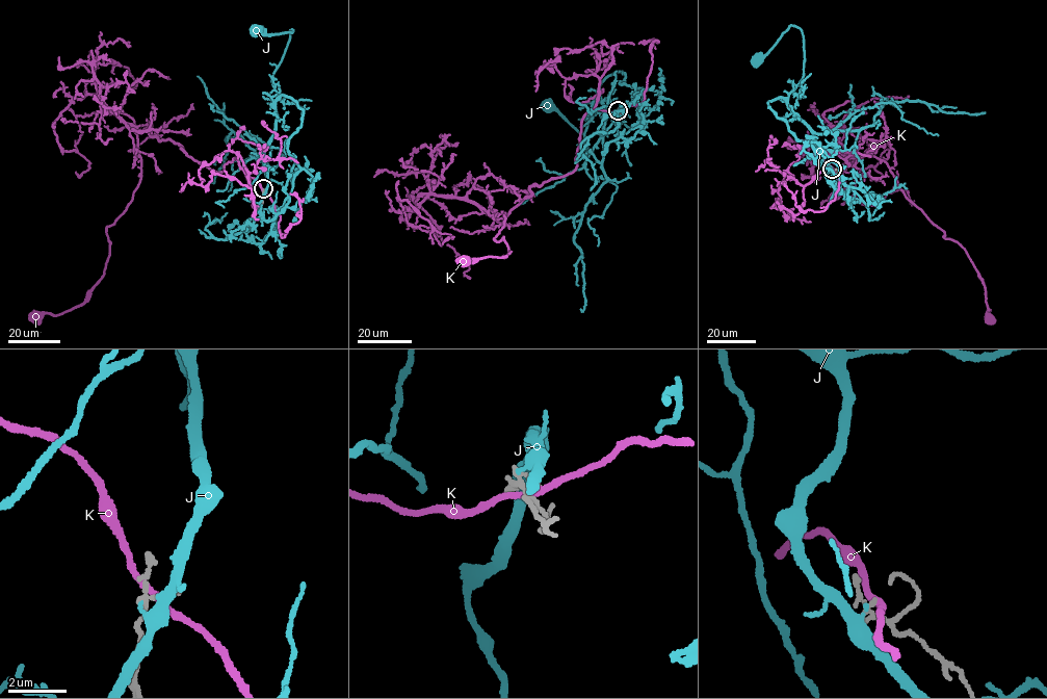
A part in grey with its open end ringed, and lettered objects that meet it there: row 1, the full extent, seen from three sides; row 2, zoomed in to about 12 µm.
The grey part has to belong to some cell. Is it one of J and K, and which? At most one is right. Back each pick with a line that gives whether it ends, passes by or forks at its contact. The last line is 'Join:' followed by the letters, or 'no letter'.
Join: no letter

